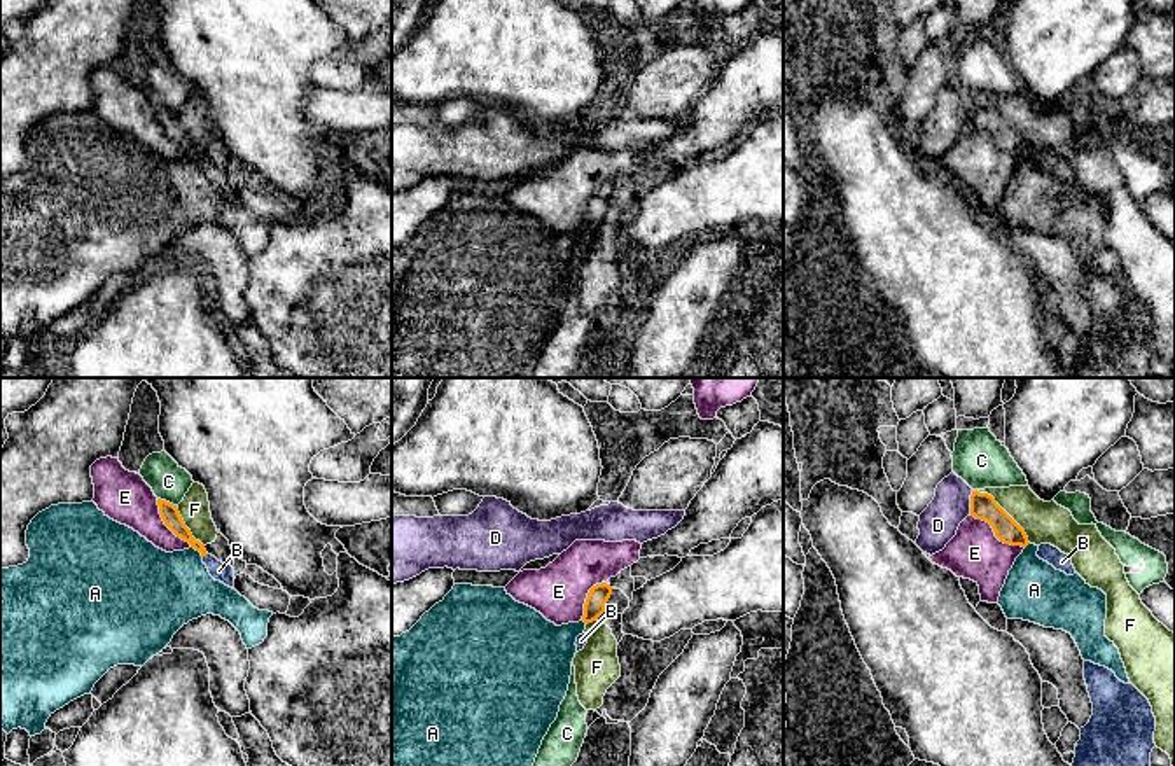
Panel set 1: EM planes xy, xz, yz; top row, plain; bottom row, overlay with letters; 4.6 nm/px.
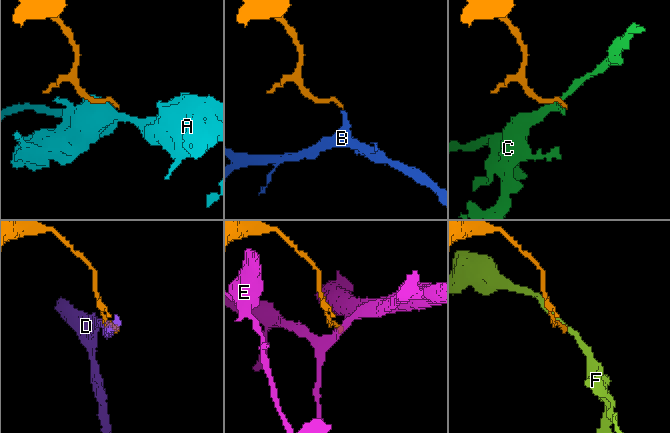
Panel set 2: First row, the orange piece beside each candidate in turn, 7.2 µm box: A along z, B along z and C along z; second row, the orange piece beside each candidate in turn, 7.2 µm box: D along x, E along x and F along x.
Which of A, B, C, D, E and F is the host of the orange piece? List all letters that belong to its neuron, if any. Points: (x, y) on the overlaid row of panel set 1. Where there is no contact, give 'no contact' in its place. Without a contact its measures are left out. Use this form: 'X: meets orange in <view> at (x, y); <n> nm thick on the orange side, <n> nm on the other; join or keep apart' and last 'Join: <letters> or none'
A: meets orange in xy at (198, 550); 90 nm thick on the orange side, 360 nm on the other; keep apart
B: meets orange in xy at (205, 555); 90 nm thick on the orange side, 90 nm on the other; join
C: meets orange in xy at (168, 502); 90 nm thick on the orange side, 170 nm on the other; keep apart
D: meets orange in yz at (971, 502); 120 nm thick on the orange side, 180 nm on the other; keep apart
E: meets orange in yz at (995, 534); 120 nm thick on the orange side, 240 nm on the other; keep apart
F: meets orange in yz at (1006, 513); 120 nm thick on the orange side, 190 nm on the other; keep apart
Join: B

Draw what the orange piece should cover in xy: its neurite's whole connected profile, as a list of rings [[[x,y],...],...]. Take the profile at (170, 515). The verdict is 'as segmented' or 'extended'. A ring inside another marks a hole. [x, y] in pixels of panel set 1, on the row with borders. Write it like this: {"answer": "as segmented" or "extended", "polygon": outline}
{"answer": "extended", "polygon": [[[157,498],[157,505],[159,505],[159,514],[164,521],[164,525],[182,540],[189,542],[191,547],[194,547],[196,551],[201,553],[203,556],[203,563],[206,565],[210,575],[215,581],[224,582],[226,586],[234,589],[234,568],[231,565],[226,565],[222,561],[219,561],[215,556],[208,554],[205,546],[196,540],[191,533],[191,530],[185,526],[177,505]]]}

